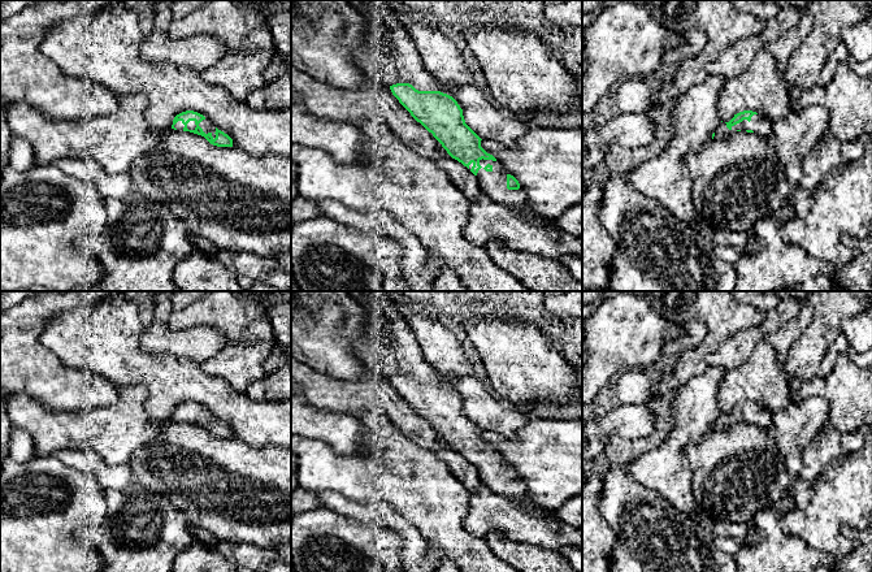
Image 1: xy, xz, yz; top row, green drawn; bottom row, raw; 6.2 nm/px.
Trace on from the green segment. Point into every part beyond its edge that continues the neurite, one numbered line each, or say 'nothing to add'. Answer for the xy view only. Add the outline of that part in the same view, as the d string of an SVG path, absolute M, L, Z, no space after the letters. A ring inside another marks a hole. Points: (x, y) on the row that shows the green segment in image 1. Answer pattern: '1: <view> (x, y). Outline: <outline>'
1: xy (207, 126). Outline: M207 118L205 120L203 120L200 124L199 124L199 126L203 129L203 131L205 133L205 134L208 134L208 133L211 133L212 134L212 136L213 136L213 139L216 138L216 126L211 122L211 121L208 121Z

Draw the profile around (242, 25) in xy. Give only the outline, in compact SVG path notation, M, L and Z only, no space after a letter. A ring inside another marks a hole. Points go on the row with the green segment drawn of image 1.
M208 0L183 18L173 20L166 32L172 39L208 34L221 39L231 53L256 52L273 47L268 18L282 10L291 10L291 0Z

